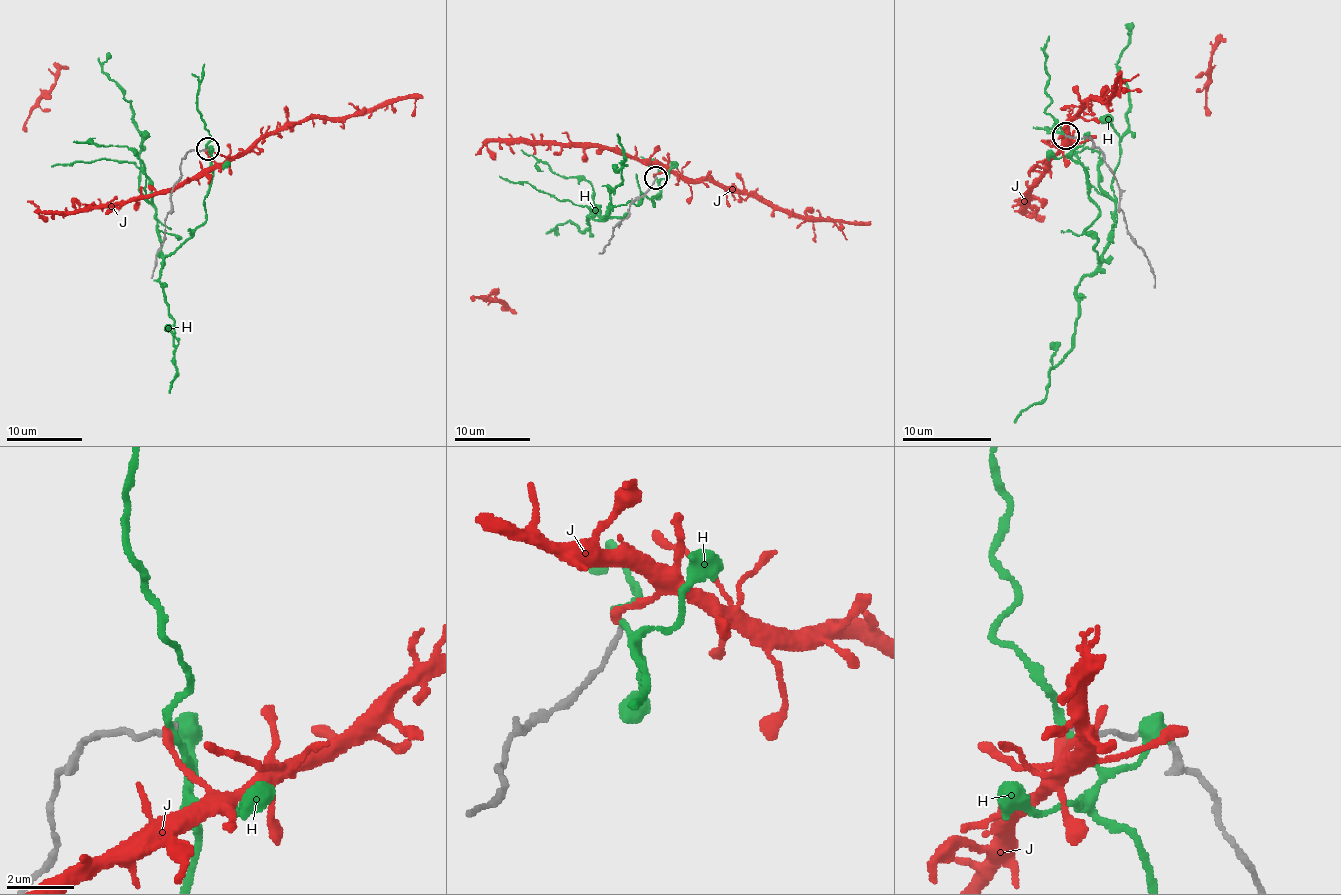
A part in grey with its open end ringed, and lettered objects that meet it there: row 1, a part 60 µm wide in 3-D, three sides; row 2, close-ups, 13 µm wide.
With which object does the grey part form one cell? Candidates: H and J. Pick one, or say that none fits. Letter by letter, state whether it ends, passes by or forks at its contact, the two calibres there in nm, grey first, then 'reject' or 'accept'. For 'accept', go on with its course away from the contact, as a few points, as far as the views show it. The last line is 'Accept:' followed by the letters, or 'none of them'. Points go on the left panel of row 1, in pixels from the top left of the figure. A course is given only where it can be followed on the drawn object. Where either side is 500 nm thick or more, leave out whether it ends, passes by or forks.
H: it passes by | 160/190 nm | reject
J: it ends | 160/240 nm | reject
Accept: none of them

